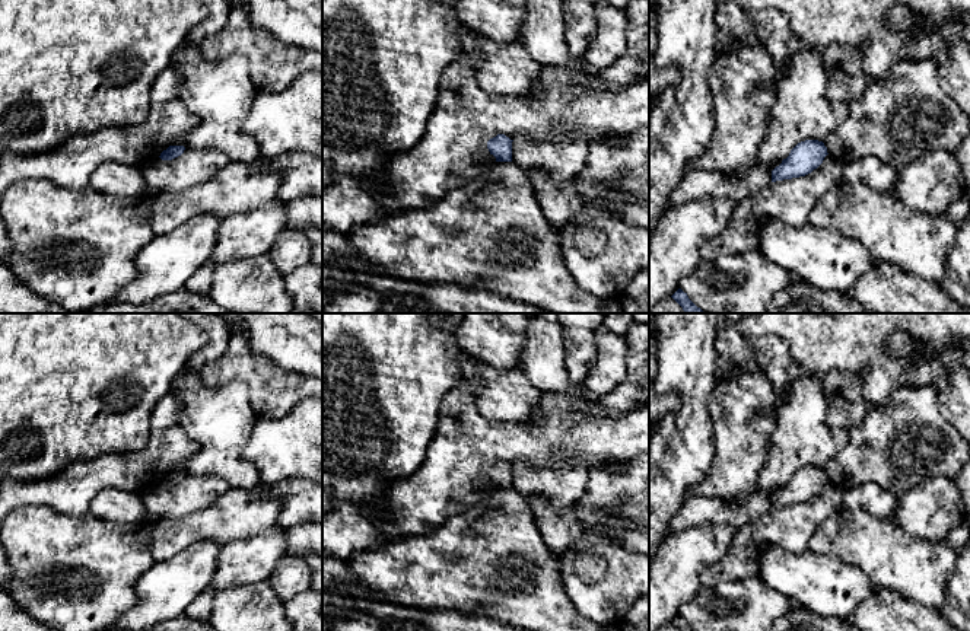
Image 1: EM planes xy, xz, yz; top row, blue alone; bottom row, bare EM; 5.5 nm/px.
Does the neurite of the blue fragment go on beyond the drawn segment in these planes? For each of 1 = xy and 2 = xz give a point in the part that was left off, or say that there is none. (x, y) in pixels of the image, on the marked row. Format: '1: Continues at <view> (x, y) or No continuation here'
1: No continuation here
2: No continuation here

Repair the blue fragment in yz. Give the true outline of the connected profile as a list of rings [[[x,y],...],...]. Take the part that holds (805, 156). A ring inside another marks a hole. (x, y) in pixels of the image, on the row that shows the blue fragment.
[[[801,141],[791,150],[789,156],[772,171],[772,182],[805,176],[817,169],[827,154],[827,147],[823,141]]]

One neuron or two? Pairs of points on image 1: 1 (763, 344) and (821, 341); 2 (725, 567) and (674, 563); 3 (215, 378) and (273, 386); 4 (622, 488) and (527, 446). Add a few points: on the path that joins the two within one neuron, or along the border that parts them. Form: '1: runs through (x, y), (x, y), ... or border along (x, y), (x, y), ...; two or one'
1: border along (741, 332), (775, 337); two
2: border along (731, 539), (727, 551), (702, 571), (699, 586); two
3: runs through (229, 372), (258, 373); one
4: border along (598, 465), (590, 469); two

